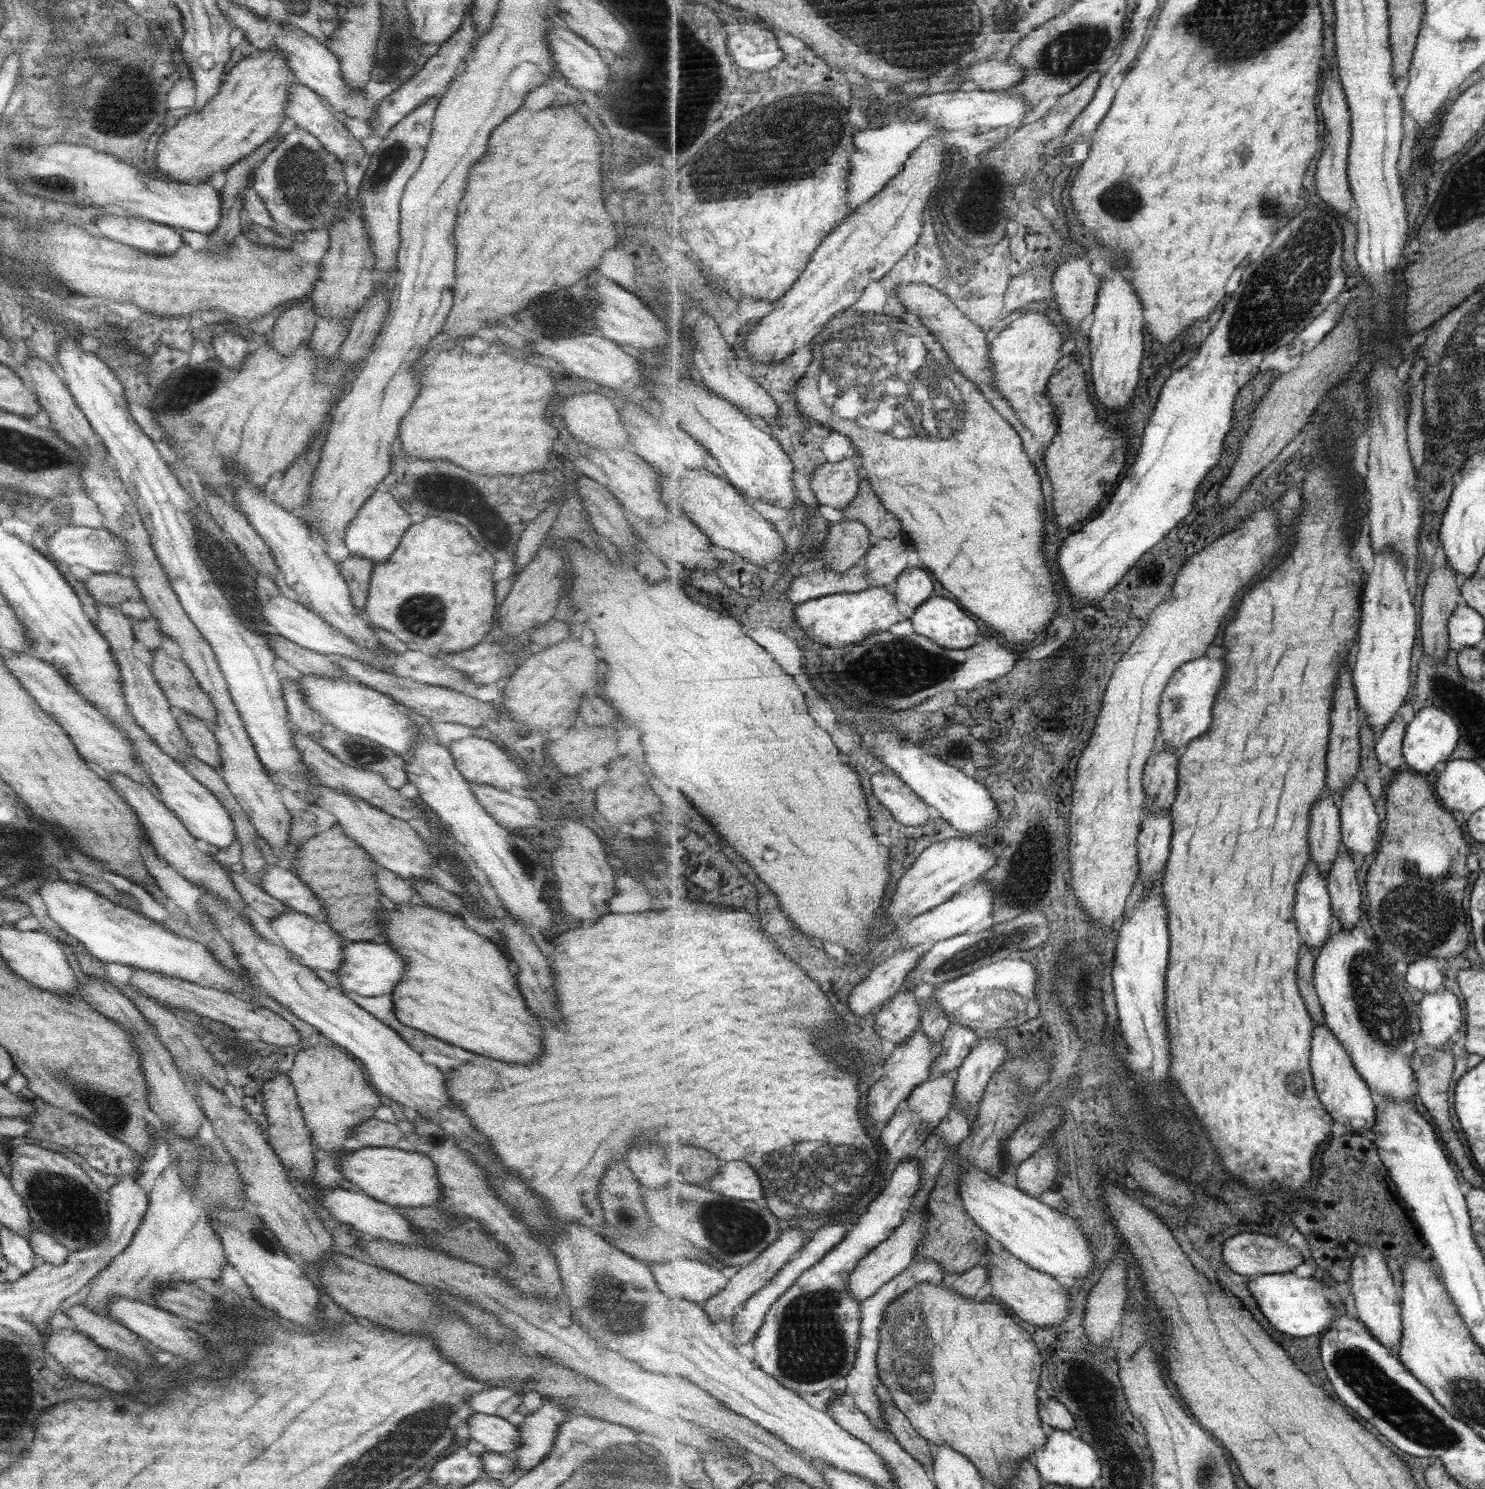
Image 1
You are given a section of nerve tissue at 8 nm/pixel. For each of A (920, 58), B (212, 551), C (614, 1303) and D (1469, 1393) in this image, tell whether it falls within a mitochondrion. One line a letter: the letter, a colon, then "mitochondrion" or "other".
A: mitochondrion
B: mitochondrion
C: mitochondrion
D: mitochondrion

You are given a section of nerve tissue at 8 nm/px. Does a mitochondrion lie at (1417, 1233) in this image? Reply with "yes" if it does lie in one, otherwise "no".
no

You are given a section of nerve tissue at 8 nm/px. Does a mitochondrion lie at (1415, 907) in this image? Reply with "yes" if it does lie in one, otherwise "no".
yes

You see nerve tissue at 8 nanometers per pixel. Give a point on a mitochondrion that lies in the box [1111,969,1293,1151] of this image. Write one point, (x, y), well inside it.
(1145, 1104)

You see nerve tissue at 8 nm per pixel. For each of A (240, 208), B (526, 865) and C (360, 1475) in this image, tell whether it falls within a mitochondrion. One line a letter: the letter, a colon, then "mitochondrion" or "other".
A: other
B: mitochondrion
C: mitochondrion

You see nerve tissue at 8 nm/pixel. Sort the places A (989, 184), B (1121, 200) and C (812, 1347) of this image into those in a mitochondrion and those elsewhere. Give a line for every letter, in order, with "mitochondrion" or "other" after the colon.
A: other
B: mitochondrion
C: mitochondrion

